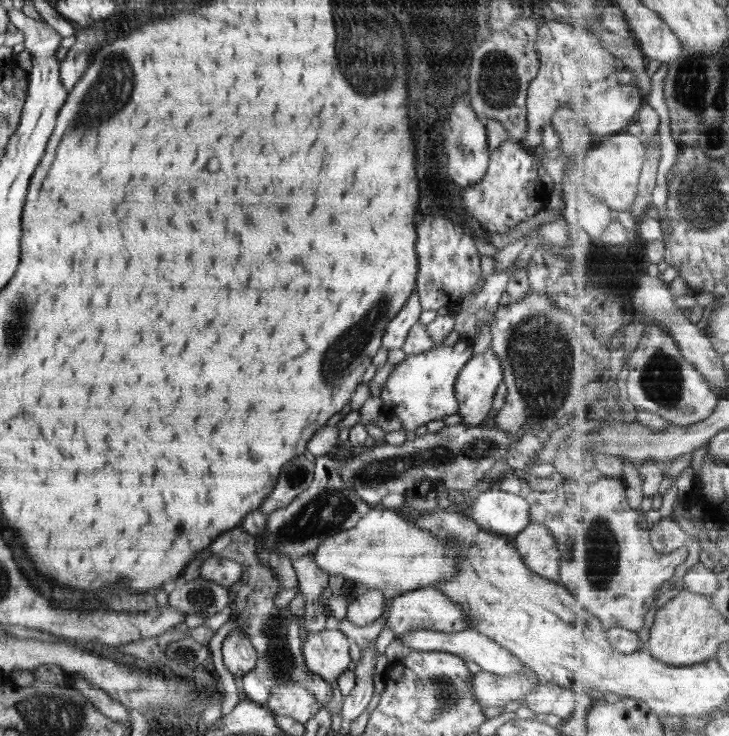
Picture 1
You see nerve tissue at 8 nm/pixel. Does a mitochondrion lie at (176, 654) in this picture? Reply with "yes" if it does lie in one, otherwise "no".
yes

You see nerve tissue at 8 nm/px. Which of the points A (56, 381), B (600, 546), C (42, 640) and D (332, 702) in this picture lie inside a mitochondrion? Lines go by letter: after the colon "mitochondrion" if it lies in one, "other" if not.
A: other
B: mitochondrion
C: other
D: other

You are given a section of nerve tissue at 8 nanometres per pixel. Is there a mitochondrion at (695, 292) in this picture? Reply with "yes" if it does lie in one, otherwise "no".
no

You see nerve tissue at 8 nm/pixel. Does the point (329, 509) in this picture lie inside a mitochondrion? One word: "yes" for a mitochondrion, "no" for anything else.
yes

